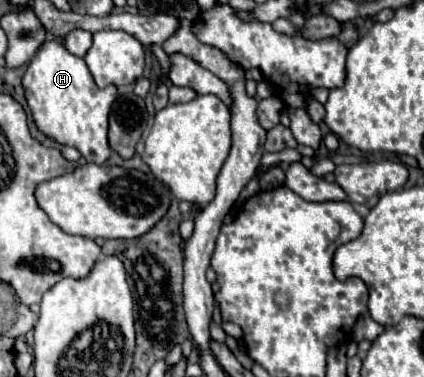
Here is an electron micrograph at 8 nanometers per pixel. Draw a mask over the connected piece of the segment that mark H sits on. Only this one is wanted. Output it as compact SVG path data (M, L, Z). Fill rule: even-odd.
M49 41L43 43L31 59L23 77L23 89L39 133L61 145L75 147L85 161L103 165L109 159L111 147L107 143L107 117L117 95L115 85L105 89L95 87L85 61L71 55L63 43Z

